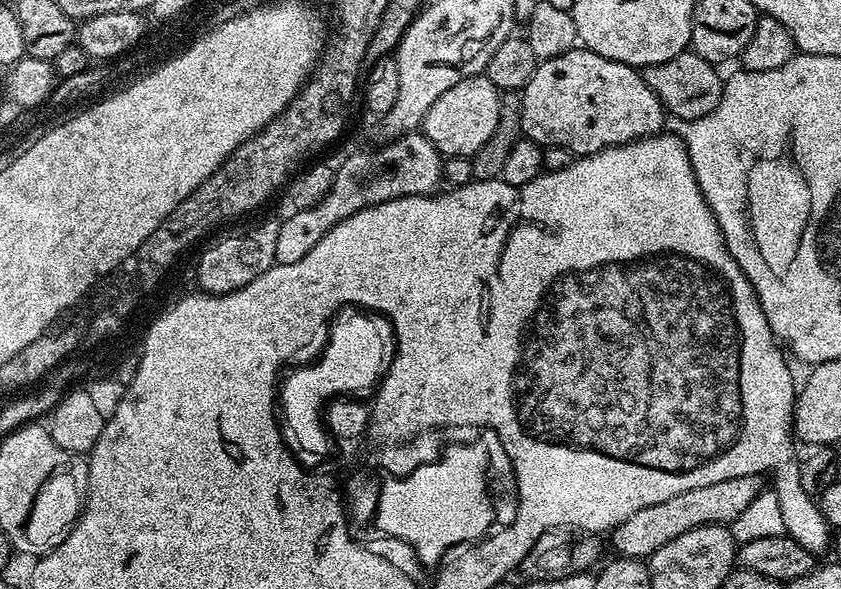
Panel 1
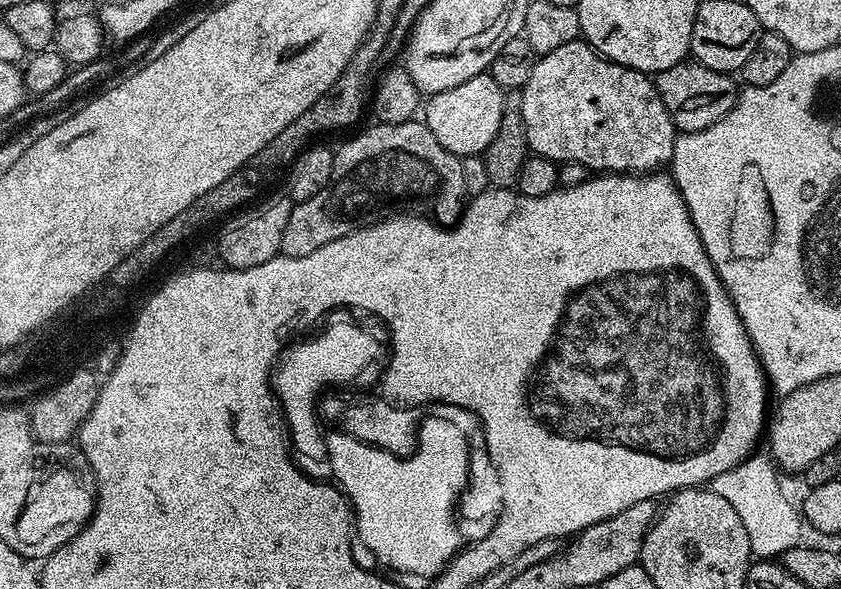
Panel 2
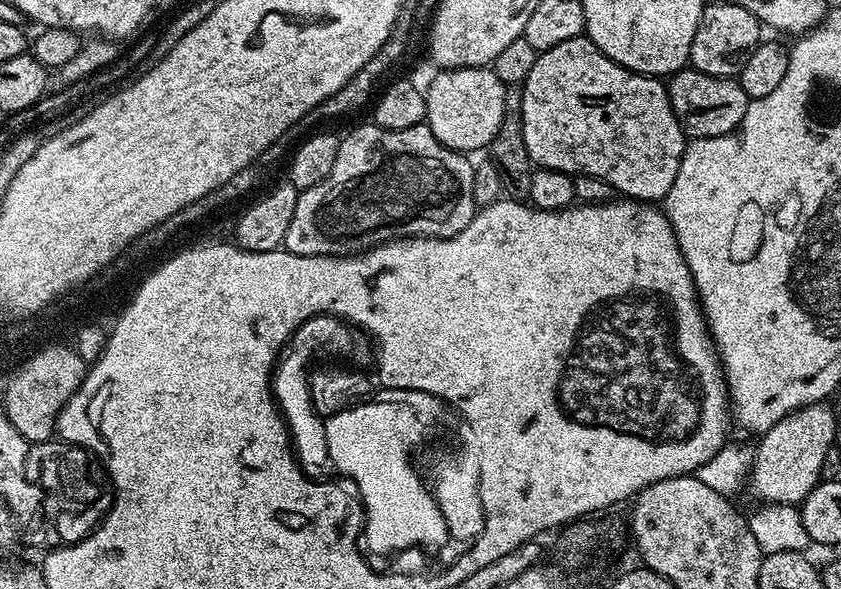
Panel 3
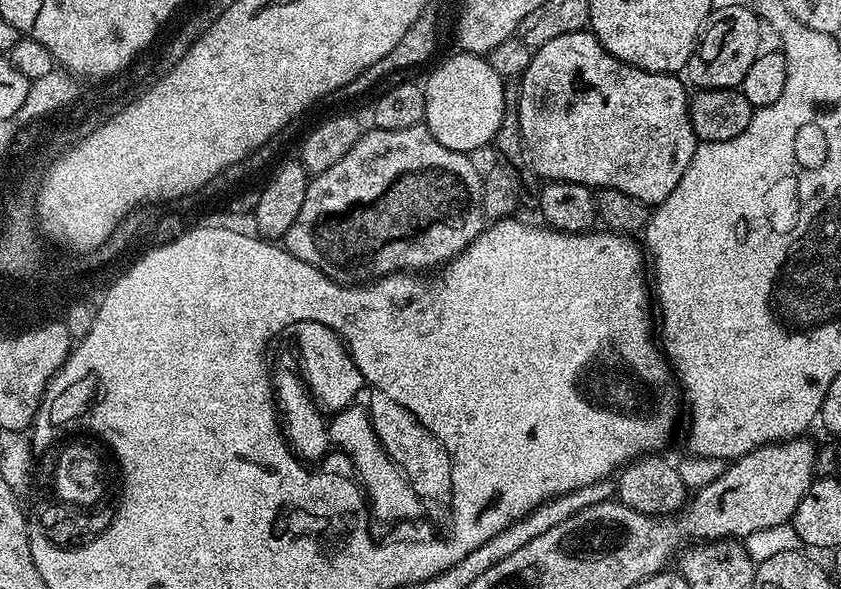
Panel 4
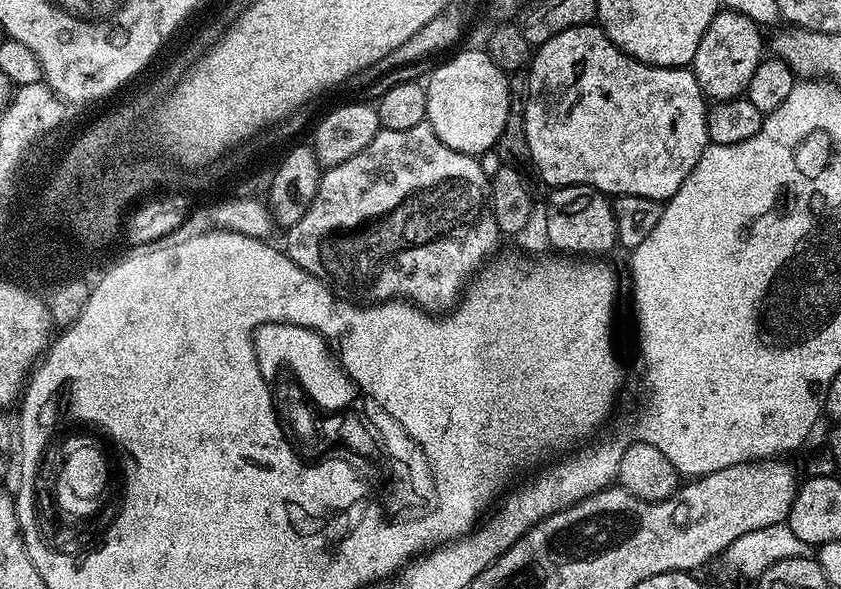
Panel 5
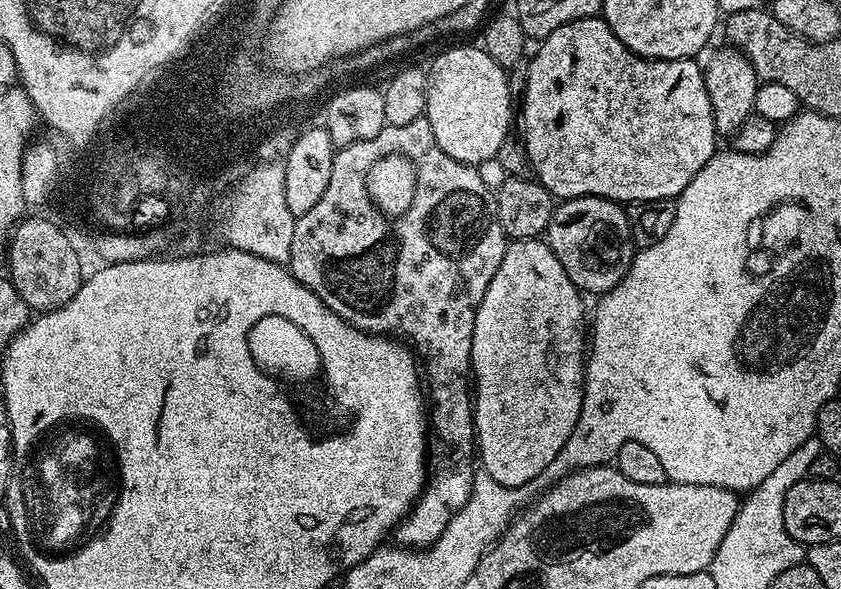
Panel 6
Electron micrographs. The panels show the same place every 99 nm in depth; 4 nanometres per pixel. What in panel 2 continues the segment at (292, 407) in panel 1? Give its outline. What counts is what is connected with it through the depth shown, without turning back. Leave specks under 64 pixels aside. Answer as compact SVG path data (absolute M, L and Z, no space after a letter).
M332 324L325 332L318 333L313 340L295 344L279 357L275 365L274 395L286 421L290 452L296 467L307 476L328 478L331 477L332 471L324 441L325 433L320 432L320 424L316 421L318 397L325 391L323 388L327 384L348 384L351 380L358 379L375 362L376 355L380 352L380 344L376 341L375 334L360 324Z

